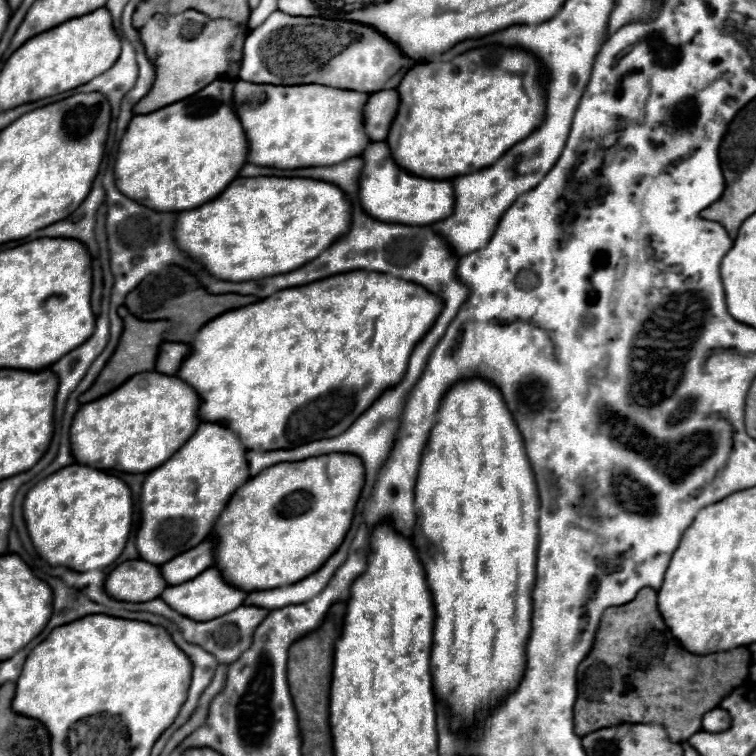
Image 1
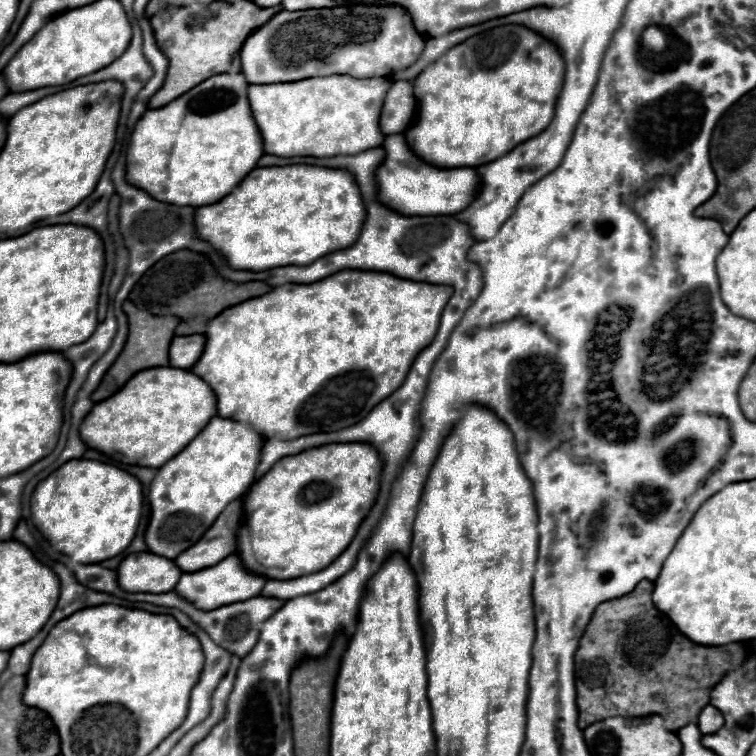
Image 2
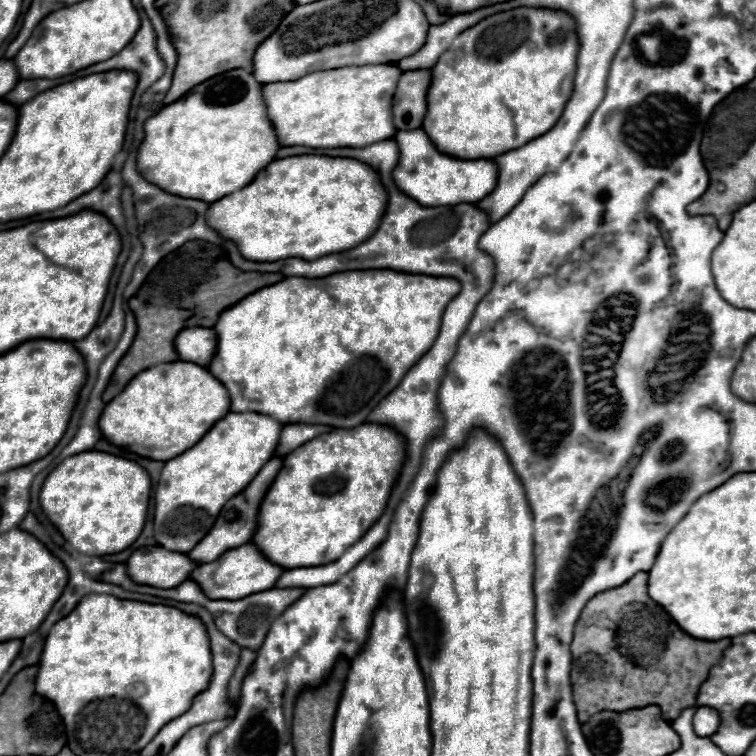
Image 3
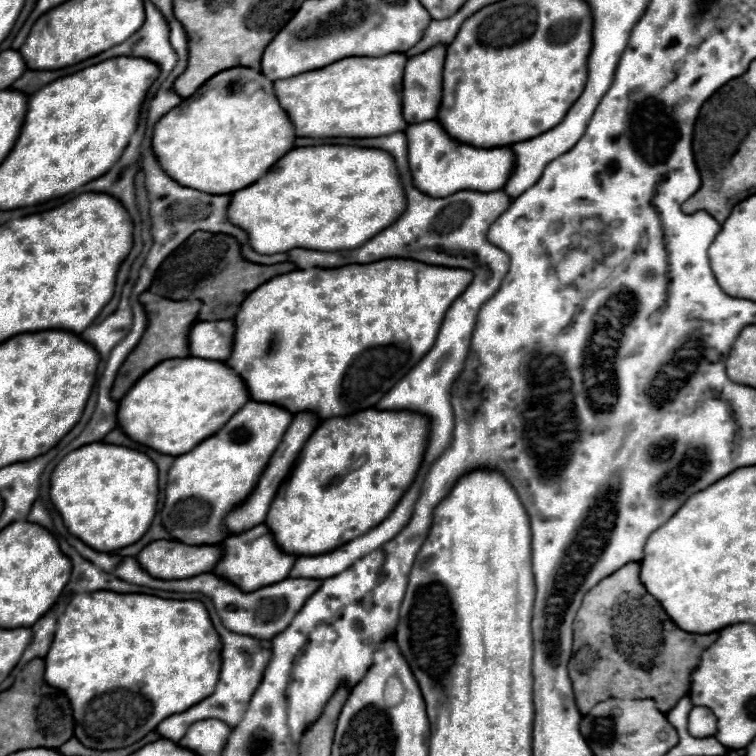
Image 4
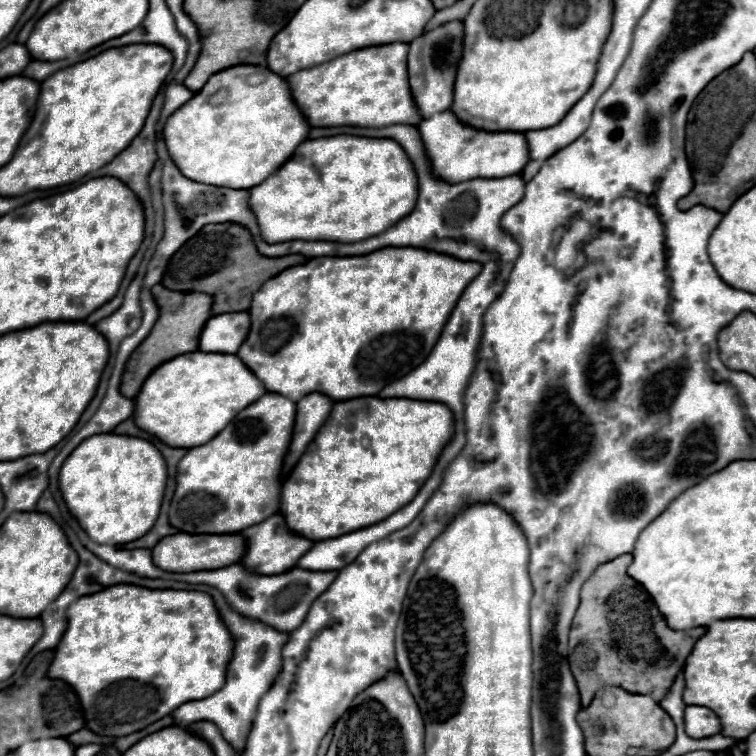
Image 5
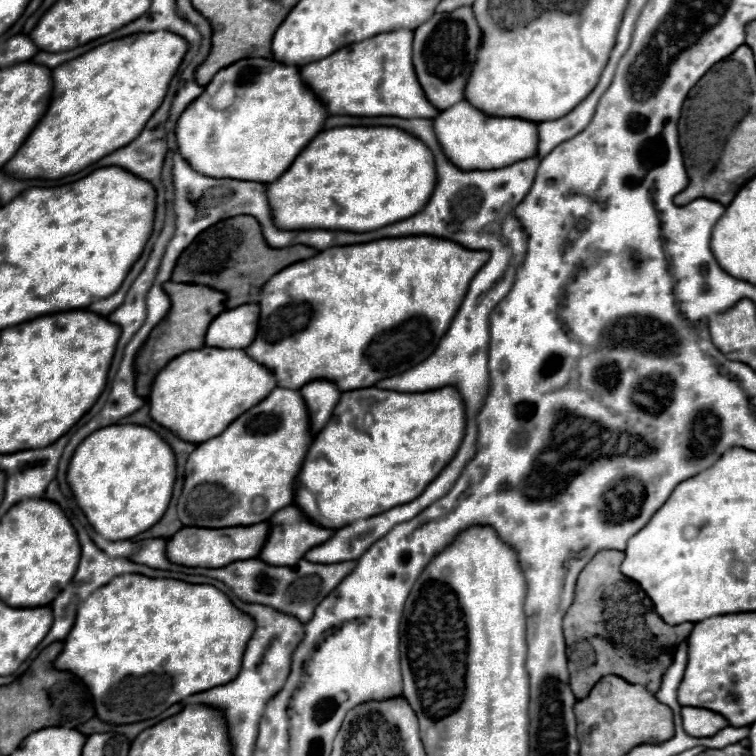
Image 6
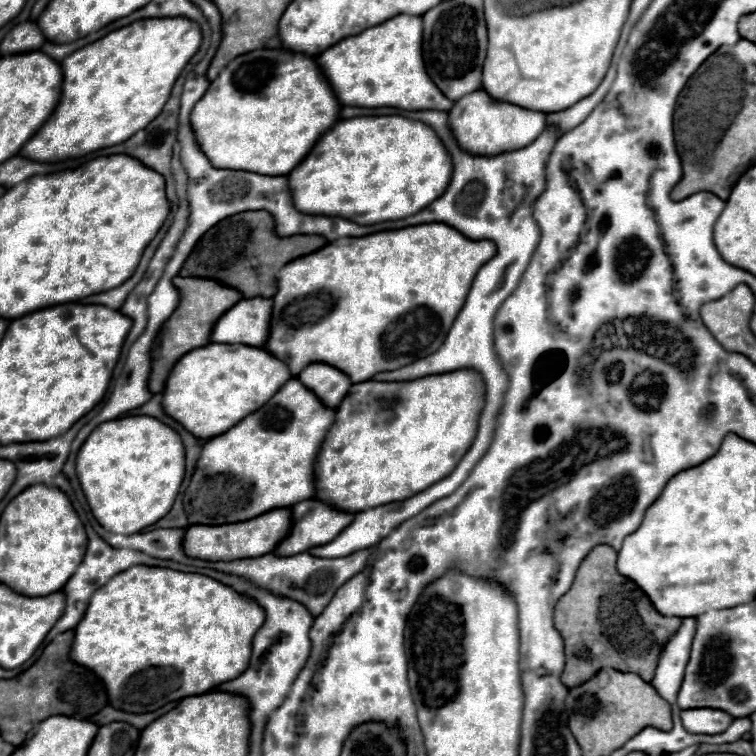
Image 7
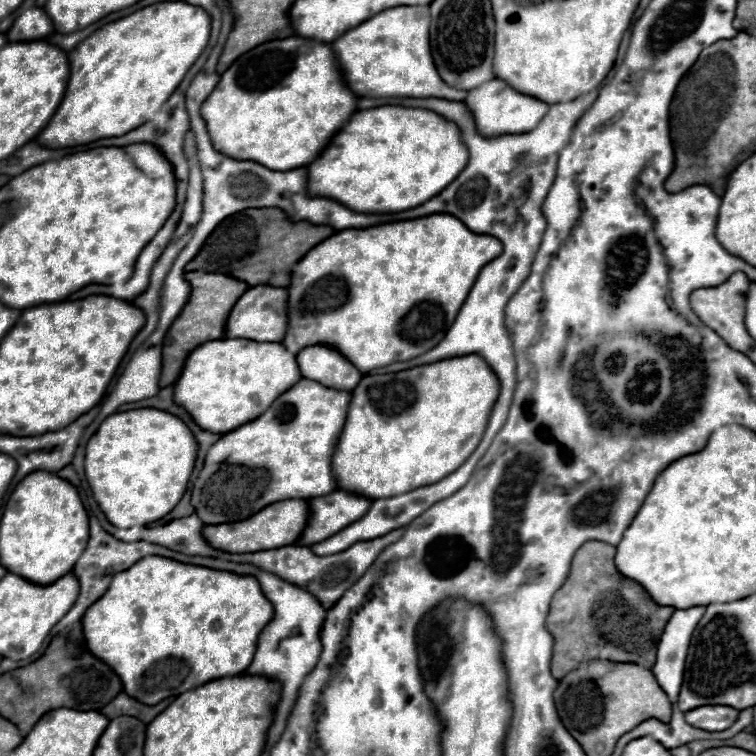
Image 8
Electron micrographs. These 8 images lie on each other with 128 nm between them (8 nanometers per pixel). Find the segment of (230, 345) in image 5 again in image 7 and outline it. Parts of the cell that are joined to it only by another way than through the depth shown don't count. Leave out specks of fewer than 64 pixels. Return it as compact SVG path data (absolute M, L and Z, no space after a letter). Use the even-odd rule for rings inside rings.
M248 298L240 300L224 312L210 334L210 342L218 344L246 344L246 346L262 346L268 336L272 314L272 300L264 298Z

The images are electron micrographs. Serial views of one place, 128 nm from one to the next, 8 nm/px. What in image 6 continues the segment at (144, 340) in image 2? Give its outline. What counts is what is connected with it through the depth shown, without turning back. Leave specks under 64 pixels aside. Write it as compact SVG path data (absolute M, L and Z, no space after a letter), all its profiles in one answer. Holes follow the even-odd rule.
M166 282L164 292L170 298L170 312L166 318L152 330L150 338L142 346L142 350L136 356L136 394L148 396L150 384L156 378L156 374L176 356L188 350L198 350L204 346L204 336L208 330L208 324L224 310L226 296L218 290L212 290L208 286L196 286L196 284L174 284Z

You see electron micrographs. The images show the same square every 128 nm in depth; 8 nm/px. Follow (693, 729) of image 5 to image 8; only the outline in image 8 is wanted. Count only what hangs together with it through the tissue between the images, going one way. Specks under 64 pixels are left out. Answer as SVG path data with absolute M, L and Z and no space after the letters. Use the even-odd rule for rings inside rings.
M700 706L688 710L684 718L694 728L702 728L706 732L722 732L734 724L738 714L740 712L730 706Z

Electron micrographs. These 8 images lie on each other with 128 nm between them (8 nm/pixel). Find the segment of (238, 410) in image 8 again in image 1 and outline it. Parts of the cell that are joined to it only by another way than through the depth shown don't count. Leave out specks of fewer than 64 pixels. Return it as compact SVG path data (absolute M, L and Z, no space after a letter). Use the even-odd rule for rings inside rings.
M140 372L126 380L120 388L94 402L82 404L72 418L70 426L70 450L80 466L96 468L102 472L118 470L130 474L144 474L166 462L200 426L196 416L198 396L196 392L176 376L164 376L158 372Z

